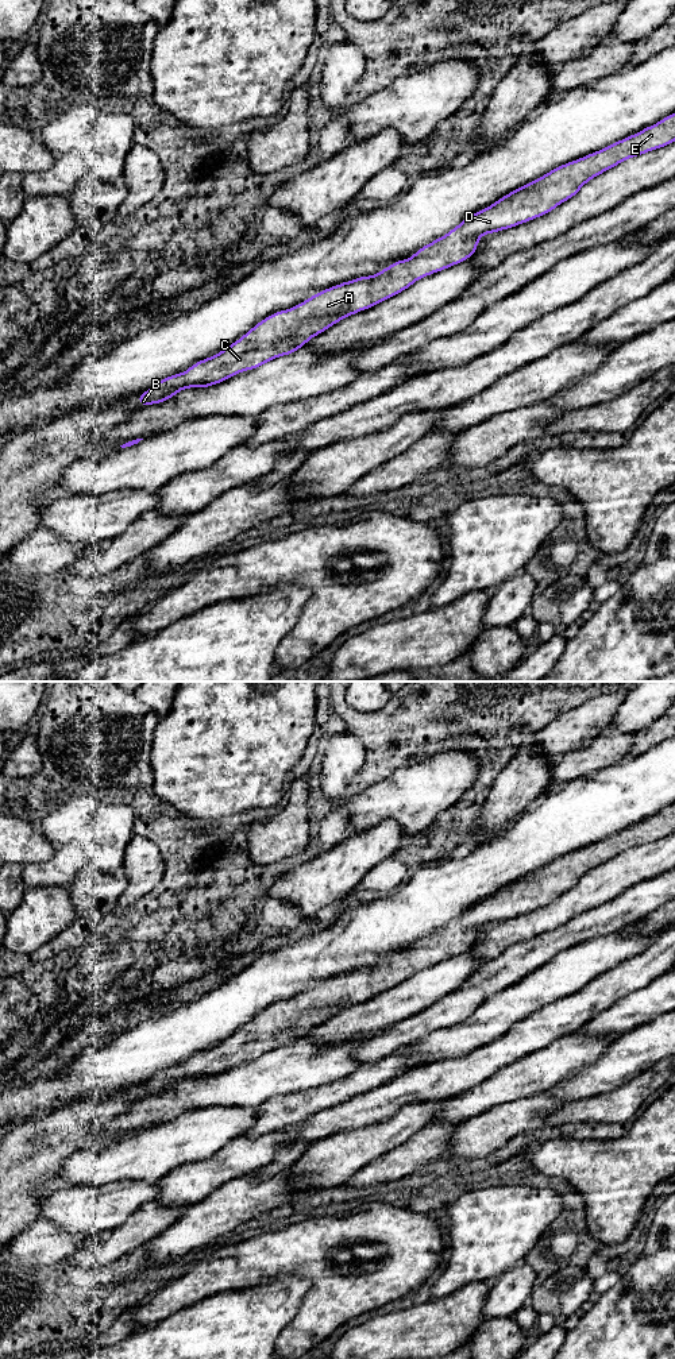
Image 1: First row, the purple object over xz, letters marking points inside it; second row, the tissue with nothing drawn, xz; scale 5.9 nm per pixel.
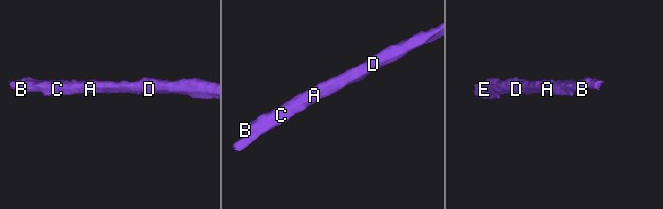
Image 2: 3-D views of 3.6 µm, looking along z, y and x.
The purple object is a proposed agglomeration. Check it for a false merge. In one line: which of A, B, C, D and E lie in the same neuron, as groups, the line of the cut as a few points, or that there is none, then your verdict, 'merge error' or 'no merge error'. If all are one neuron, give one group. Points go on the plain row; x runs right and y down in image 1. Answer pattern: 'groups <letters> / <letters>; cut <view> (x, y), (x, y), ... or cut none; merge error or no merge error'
groups A B C D E; cut none; no merge error

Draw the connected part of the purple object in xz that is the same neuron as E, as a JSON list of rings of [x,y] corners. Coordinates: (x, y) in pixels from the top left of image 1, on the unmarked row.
[[[675,804],[668,806],[657,815],[647,818],[641,823],[613,834],[603,841],[562,856],[548,865],[526,875],[525,877],[513,881],[486,900],[468,907],[446,927],[424,937],[408,951],[397,951],[373,968],[360,968],[354,972],[339,974],[338,977],[312,987],[309,991],[296,996],[292,1000],[273,1004],[217,1046],[200,1051],[189,1058],[186,1063],[167,1067],[155,1074],[148,1082],[139,1085],[139,1096],[146,1097],[163,1093],[182,1080],[208,1078],[223,1073],[238,1063],[256,1059],[274,1049],[293,1045],[300,1038],[306,1035],[310,1028],[324,1023],[335,1014],[398,985],[420,969],[436,962],[441,962],[466,951],[468,947],[472,947],[478,938],[478,930],[482,926],[502,922],[547,906],[563,892],[574,888],[589,870],[597,868],[608,860],[614,858],[628,849],[664,838],[674,831]]]

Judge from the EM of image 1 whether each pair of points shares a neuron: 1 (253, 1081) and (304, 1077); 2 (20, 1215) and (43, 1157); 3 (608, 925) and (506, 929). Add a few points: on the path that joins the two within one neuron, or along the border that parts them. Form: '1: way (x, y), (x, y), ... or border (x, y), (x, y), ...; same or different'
1: way (265, 1077), (292, 1077); same
2: way (20, 1200), (20, 1180), (29, 1172); same
3: border (583, 912), (577, 912), (564, 923), (525, 939); different

